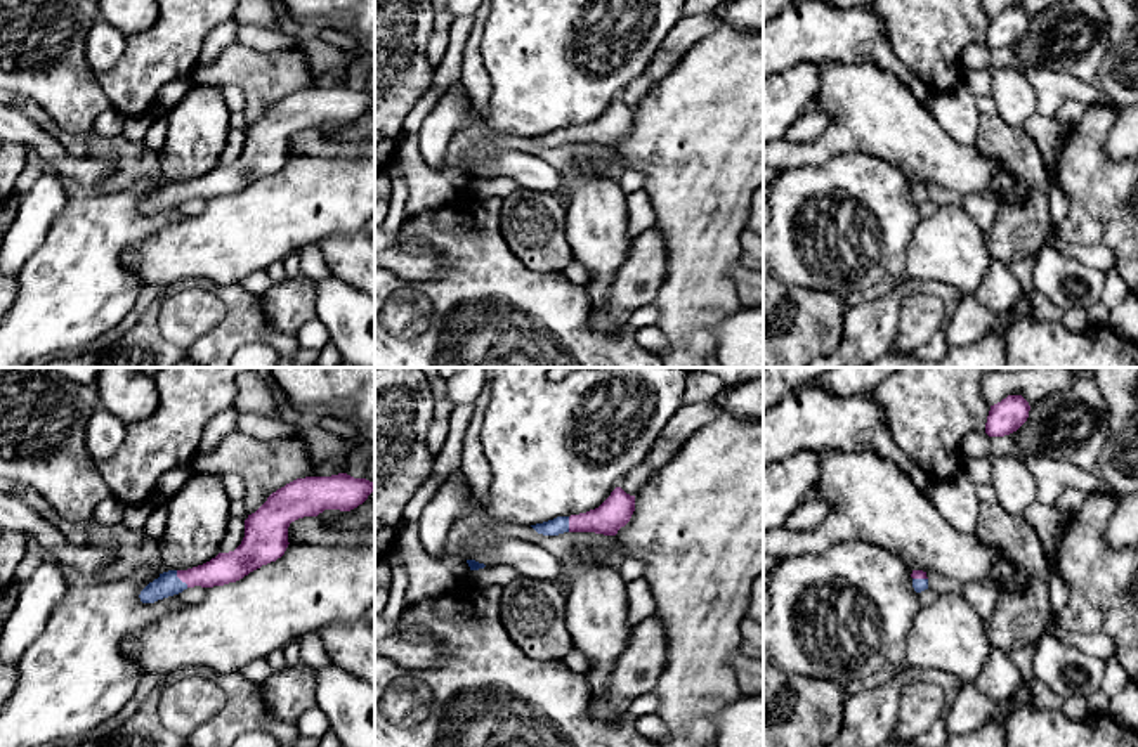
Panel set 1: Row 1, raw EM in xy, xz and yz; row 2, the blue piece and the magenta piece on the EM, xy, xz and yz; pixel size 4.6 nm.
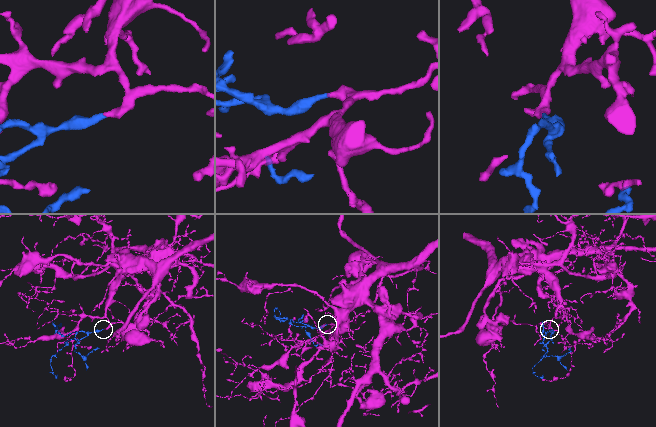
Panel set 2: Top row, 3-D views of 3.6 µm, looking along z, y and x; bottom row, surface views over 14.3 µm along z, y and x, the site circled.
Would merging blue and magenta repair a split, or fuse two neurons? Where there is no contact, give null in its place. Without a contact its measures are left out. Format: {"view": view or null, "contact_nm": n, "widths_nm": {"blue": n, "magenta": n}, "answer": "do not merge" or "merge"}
{"view": "xy", "contact_nm": 100, "widths_nm": {"blue": 110, "magenta": 140}, "answer": "merge"}

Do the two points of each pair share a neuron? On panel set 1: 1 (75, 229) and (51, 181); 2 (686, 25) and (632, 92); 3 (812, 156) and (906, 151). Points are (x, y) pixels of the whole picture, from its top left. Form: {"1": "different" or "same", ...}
{"1": "different", "2": "same", "3": "same"}

